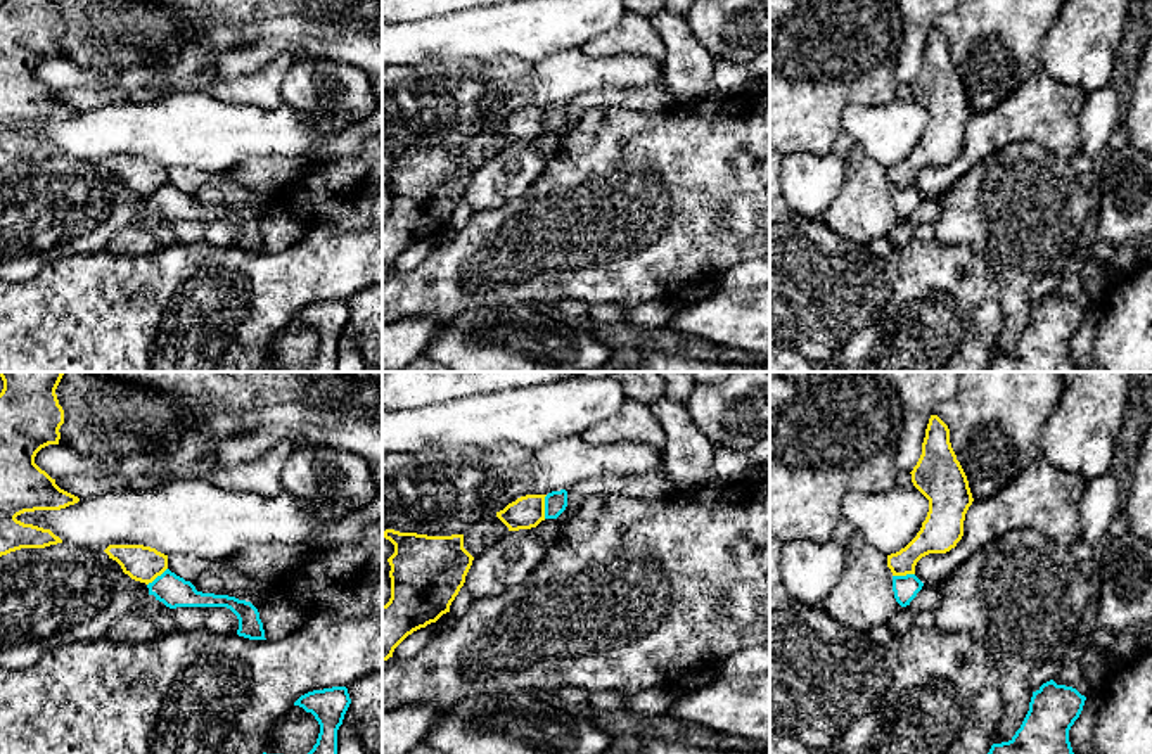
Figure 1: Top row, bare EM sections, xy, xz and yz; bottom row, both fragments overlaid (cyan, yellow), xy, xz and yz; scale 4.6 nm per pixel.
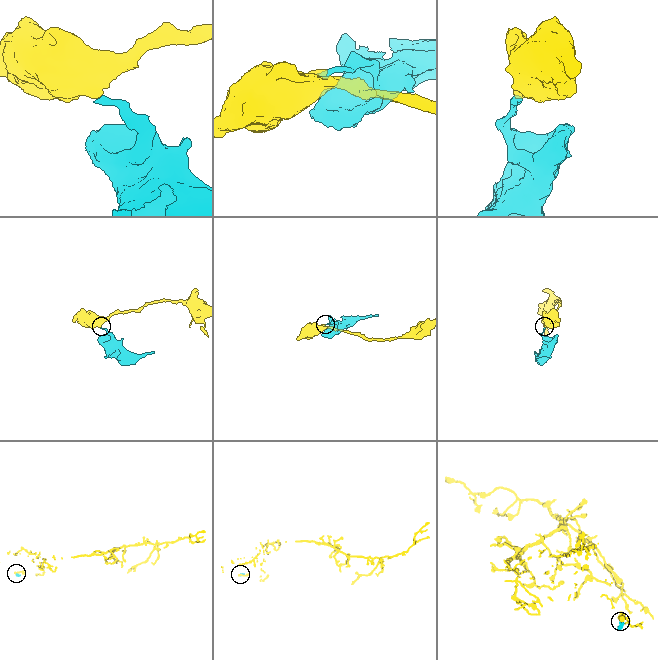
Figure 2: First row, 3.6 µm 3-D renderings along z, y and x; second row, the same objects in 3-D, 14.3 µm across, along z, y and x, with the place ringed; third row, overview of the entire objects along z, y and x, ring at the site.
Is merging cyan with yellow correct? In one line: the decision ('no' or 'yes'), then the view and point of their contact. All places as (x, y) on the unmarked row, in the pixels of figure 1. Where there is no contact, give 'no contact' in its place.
no; meets cyan in xz at (545, 120)

